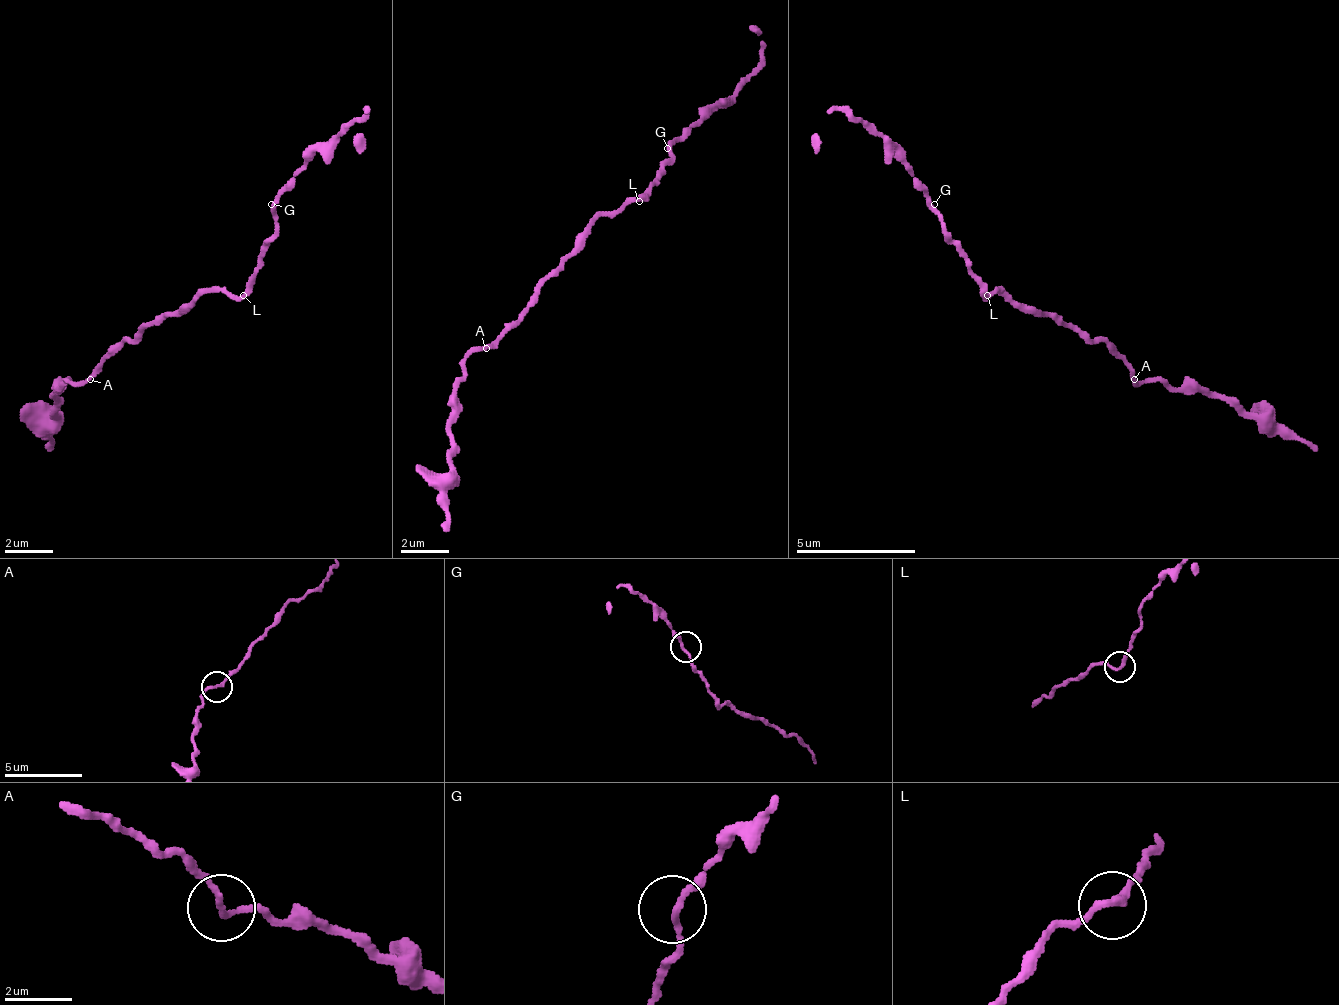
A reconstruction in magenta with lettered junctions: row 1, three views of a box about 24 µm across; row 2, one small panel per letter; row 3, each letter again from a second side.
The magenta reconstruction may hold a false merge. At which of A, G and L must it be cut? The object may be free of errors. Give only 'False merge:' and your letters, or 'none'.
False merge: none

